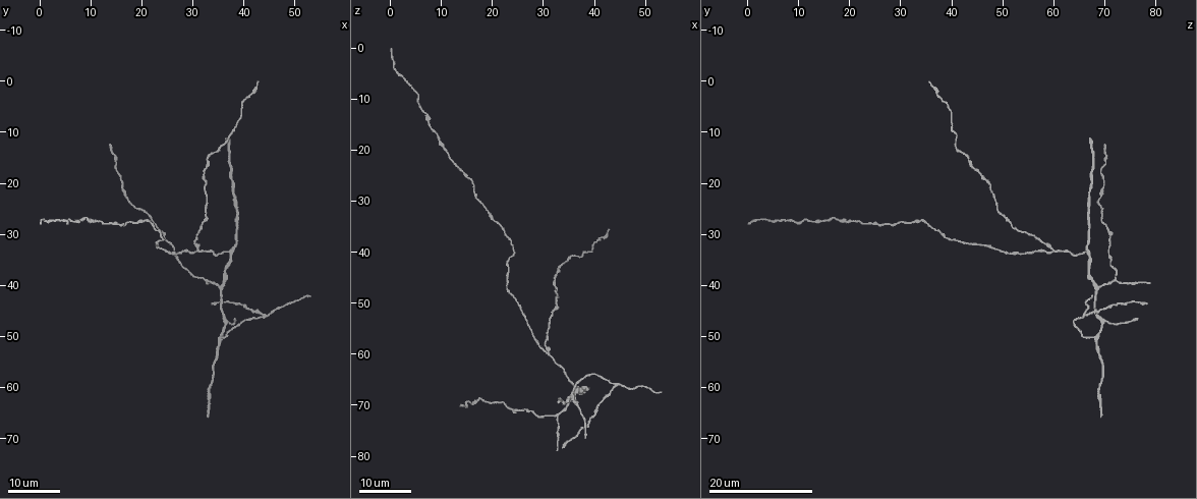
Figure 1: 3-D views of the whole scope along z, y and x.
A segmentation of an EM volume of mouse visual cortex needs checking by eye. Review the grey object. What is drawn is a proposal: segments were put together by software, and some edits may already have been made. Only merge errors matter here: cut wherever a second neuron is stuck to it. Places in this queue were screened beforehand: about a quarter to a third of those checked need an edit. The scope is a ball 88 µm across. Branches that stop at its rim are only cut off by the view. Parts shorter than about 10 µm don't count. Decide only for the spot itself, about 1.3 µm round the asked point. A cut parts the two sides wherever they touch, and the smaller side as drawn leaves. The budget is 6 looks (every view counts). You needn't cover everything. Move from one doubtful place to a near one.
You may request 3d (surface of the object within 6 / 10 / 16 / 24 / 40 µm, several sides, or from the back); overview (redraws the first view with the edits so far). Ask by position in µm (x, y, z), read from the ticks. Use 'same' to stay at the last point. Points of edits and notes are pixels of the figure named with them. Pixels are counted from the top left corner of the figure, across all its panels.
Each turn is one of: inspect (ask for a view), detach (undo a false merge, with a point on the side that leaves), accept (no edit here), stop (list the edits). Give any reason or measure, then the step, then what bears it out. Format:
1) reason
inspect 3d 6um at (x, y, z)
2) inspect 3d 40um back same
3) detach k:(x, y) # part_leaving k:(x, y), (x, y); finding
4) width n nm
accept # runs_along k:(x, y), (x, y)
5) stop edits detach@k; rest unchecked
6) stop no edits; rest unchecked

two arms in line, one across
inspect 3d 24um at (31.0, 33.0, 60.0)

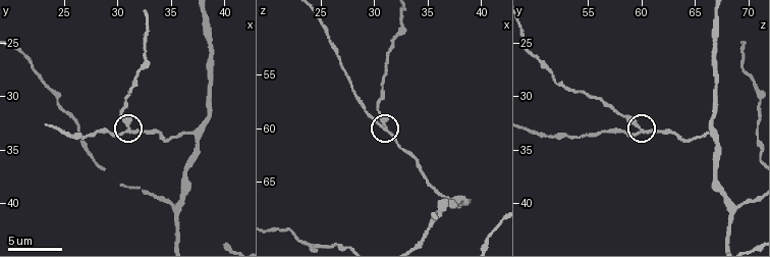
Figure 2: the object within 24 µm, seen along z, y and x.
inspect 3d 6um at (31.2, 33.4, 60.2)

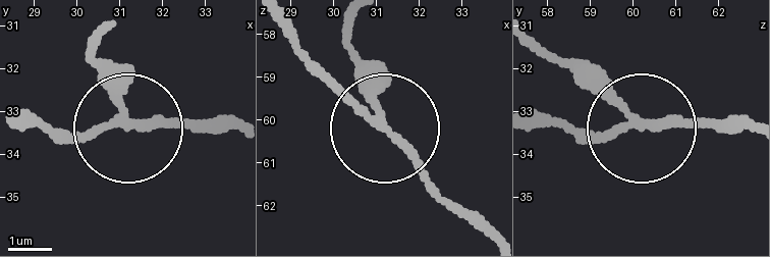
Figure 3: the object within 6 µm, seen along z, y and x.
width 170 nm
accept # runs_along 3:(273, 16), (382, 119), (353, 32); continuous, no second neuron

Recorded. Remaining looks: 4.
a fork
inspect 3d 10um at (37.4, 33.8, 67.0)

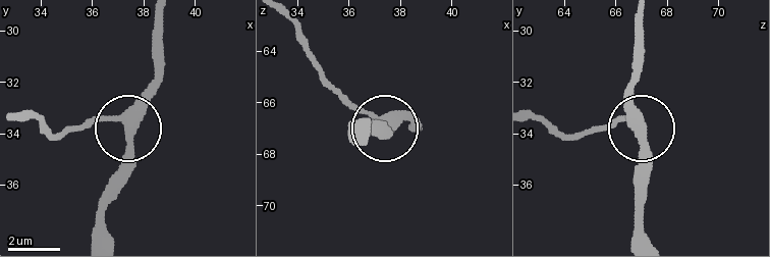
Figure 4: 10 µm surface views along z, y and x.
side_arm 23 um; arms 3
accept # all the same neuron

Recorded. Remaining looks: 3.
three-way junction
inspect 3d 6um at (35.2, 40.6, 69.0)

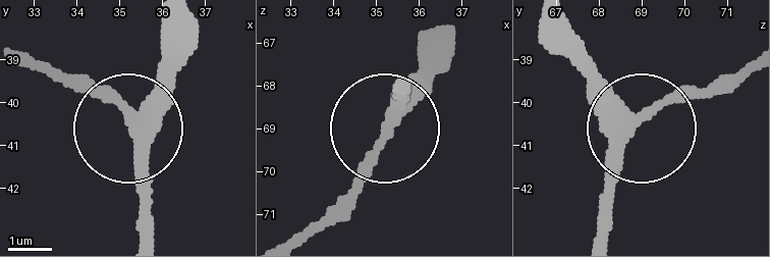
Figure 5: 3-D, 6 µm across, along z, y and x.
accept # runs_along 5:(177, 17), (173, 83), (136, 126), (145, 237); continuous, no second neuron

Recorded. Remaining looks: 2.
stop no edits; rest unchecked

